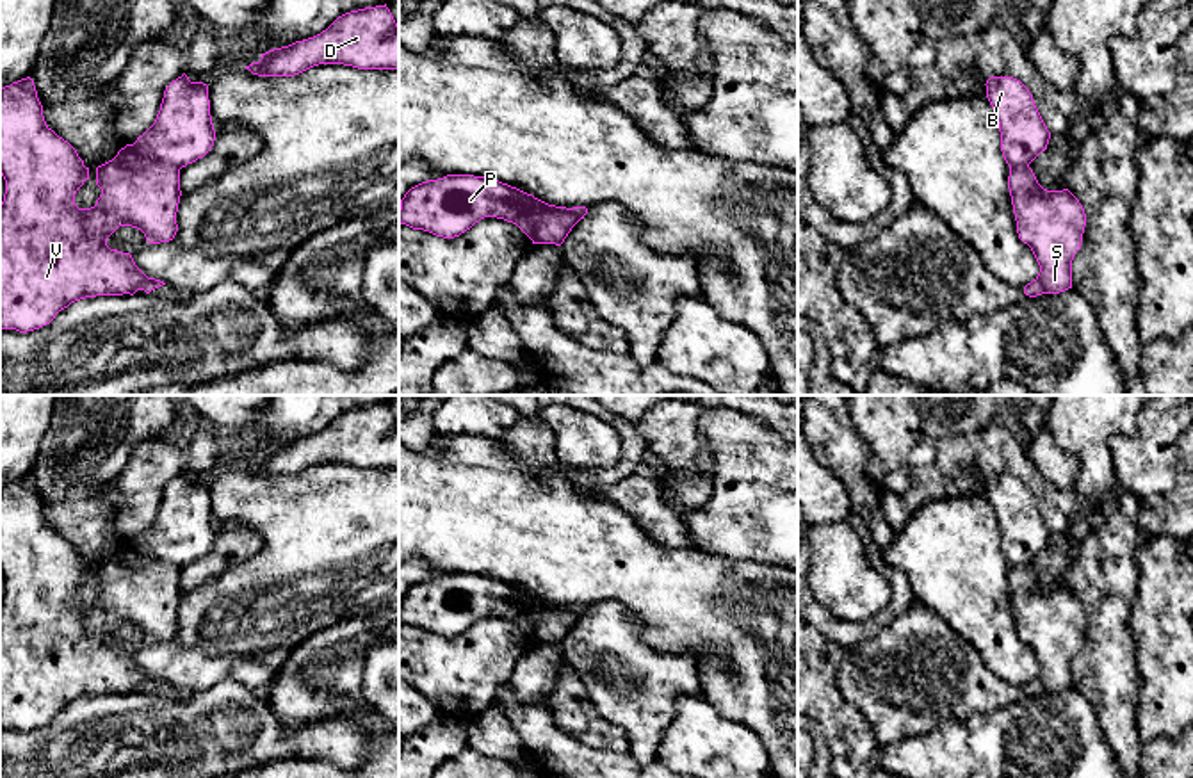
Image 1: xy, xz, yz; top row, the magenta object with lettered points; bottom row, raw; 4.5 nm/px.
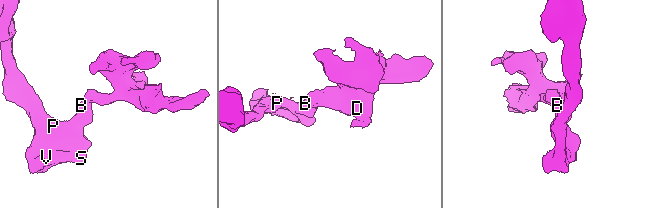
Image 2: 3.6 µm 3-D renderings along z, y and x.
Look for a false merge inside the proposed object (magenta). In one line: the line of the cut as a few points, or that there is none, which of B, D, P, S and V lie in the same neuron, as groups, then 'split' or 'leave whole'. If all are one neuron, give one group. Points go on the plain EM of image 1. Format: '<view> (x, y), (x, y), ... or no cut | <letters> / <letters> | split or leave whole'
xy (132, 543), (143, 554), (170, 561), (178, 568) | B D / P S V | split

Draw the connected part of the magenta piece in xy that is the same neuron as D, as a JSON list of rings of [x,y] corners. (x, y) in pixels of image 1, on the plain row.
[[[386,402],[345,411],[321,433],[269,449],[246,468],[258,475],[294,475],[319,463],[397,468],[399,424]]]

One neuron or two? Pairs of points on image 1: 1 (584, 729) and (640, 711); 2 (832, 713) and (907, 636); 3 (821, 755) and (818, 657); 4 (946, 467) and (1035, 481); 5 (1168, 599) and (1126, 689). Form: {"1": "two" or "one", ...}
{"1": "two", "2": "two", "3": "two", "4": "one", "5": "two"}

